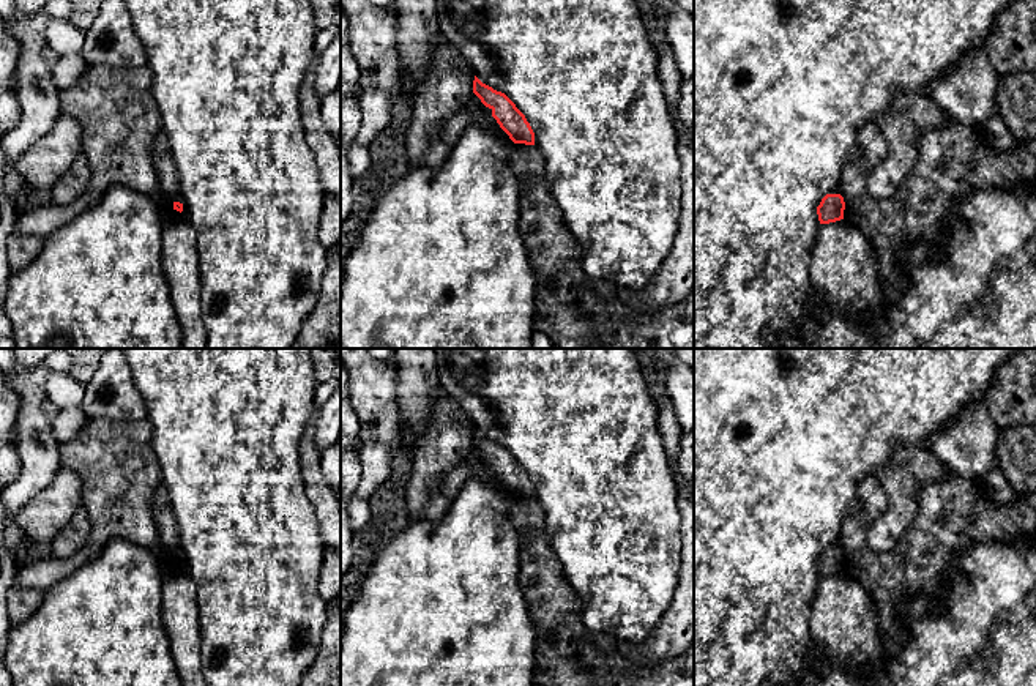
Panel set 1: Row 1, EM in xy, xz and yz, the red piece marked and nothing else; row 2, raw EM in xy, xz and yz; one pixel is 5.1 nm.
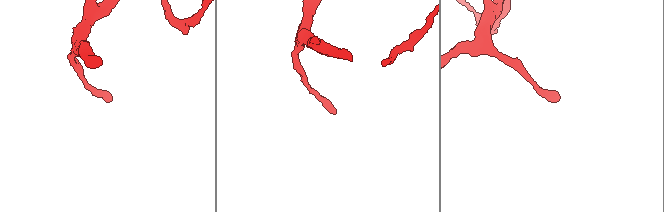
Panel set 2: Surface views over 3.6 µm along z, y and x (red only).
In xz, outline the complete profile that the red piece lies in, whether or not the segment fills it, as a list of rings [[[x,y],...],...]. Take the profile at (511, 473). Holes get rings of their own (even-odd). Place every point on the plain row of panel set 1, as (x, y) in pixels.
[[[476,429],[473,446],[492,464],[492,470],[514,497],[535,498],[535,486],[530,476],[505,446],[483,437]]]

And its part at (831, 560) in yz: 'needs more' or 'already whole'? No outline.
already whole

